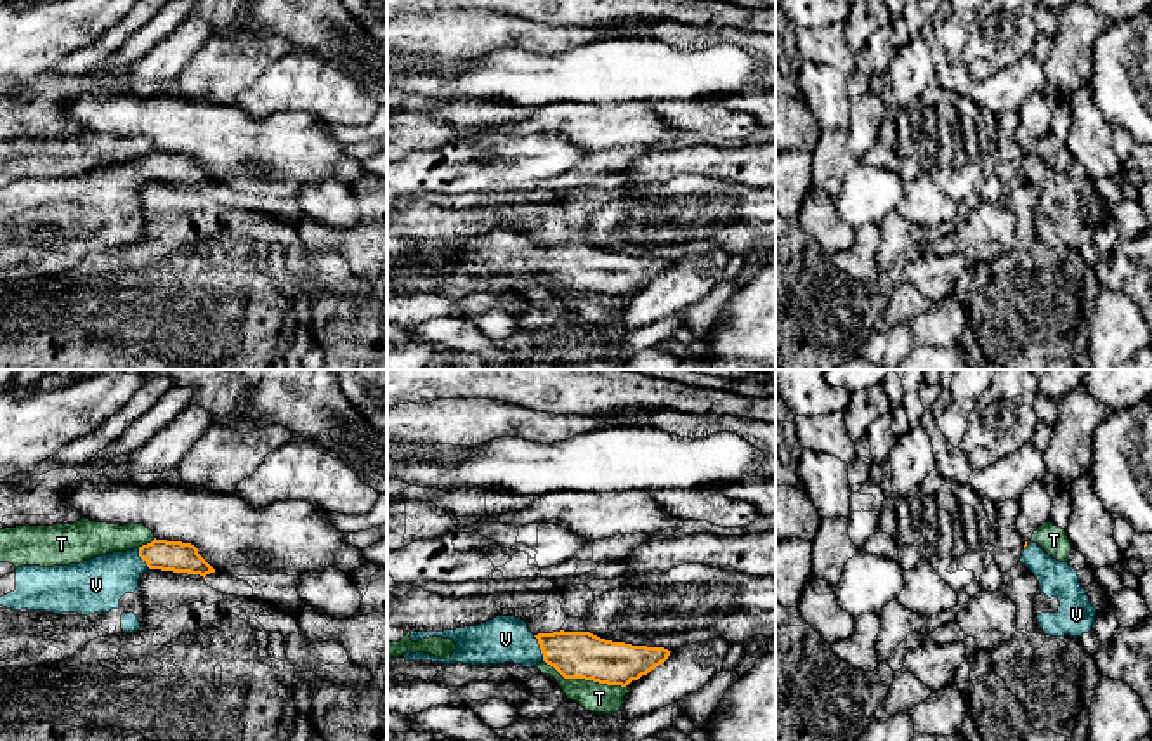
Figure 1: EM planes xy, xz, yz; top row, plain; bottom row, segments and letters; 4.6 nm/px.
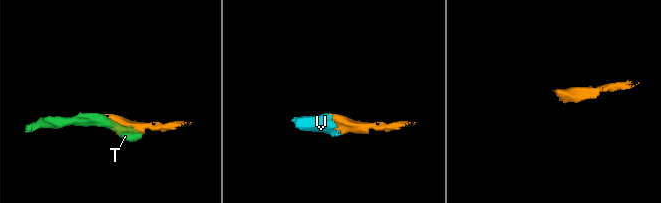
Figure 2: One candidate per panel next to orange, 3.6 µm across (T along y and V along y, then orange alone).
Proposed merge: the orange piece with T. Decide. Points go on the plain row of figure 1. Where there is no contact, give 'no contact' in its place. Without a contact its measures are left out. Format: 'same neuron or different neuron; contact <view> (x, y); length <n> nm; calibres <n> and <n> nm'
different neuron; contact xz (585, 290); length 400 nm; calibres 220 and 140 nm

